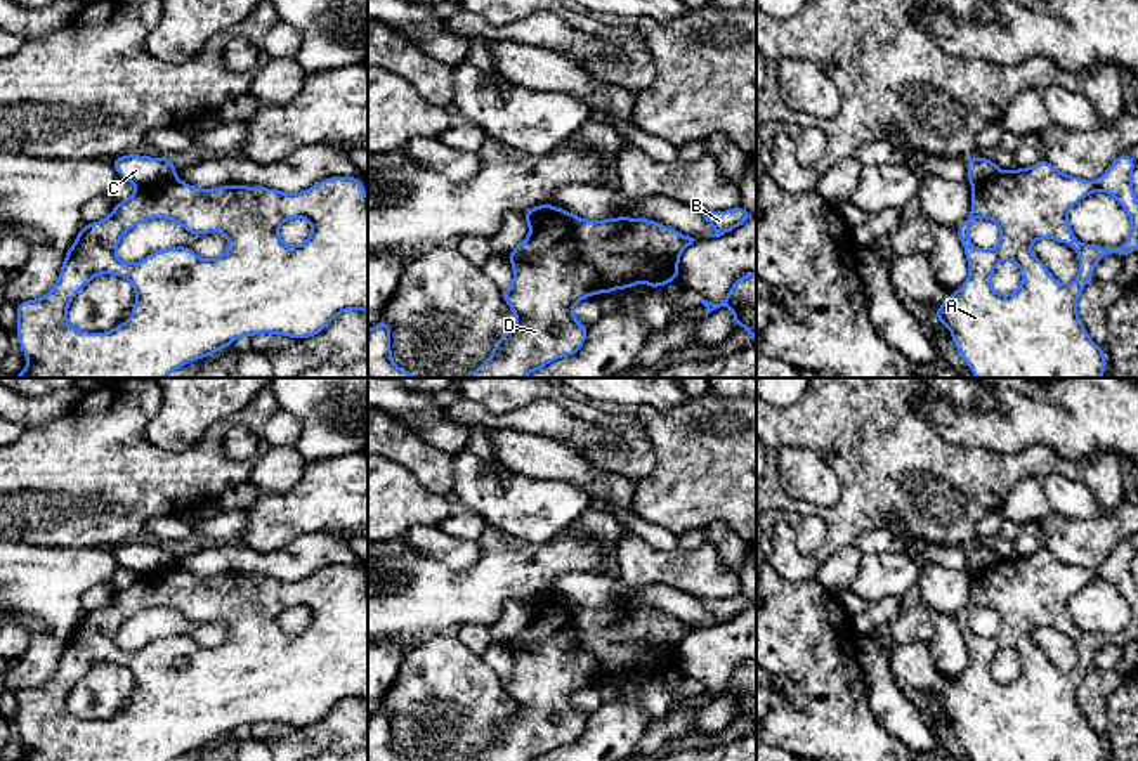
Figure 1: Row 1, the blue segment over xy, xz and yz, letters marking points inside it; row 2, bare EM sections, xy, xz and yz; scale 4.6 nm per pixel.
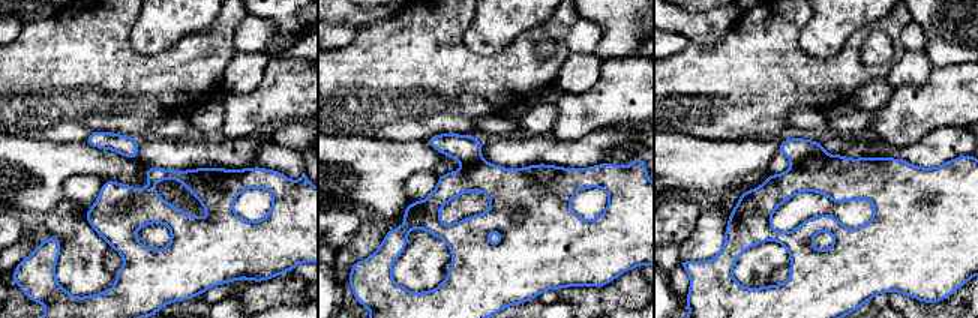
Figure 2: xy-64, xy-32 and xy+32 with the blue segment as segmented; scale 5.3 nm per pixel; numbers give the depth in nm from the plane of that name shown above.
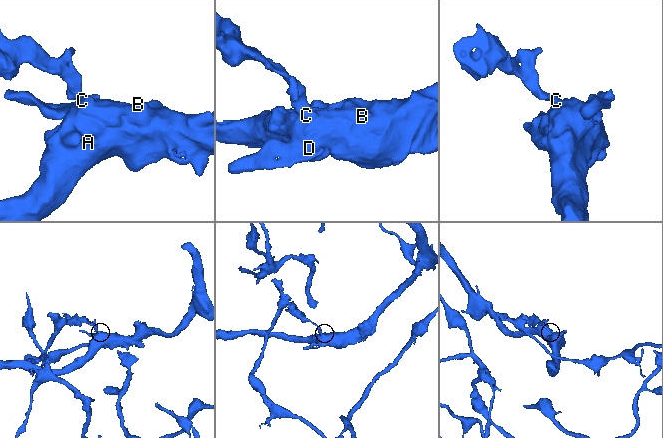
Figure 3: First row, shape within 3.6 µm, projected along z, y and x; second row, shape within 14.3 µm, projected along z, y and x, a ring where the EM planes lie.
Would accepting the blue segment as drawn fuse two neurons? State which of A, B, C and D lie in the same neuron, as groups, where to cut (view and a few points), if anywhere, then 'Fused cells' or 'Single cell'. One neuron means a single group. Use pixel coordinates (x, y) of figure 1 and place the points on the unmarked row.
Groups: A B D / C. Split along xy (174, 564), (139, 578). Fused cells

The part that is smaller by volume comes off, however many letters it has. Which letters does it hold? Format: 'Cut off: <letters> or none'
Cut off: C

